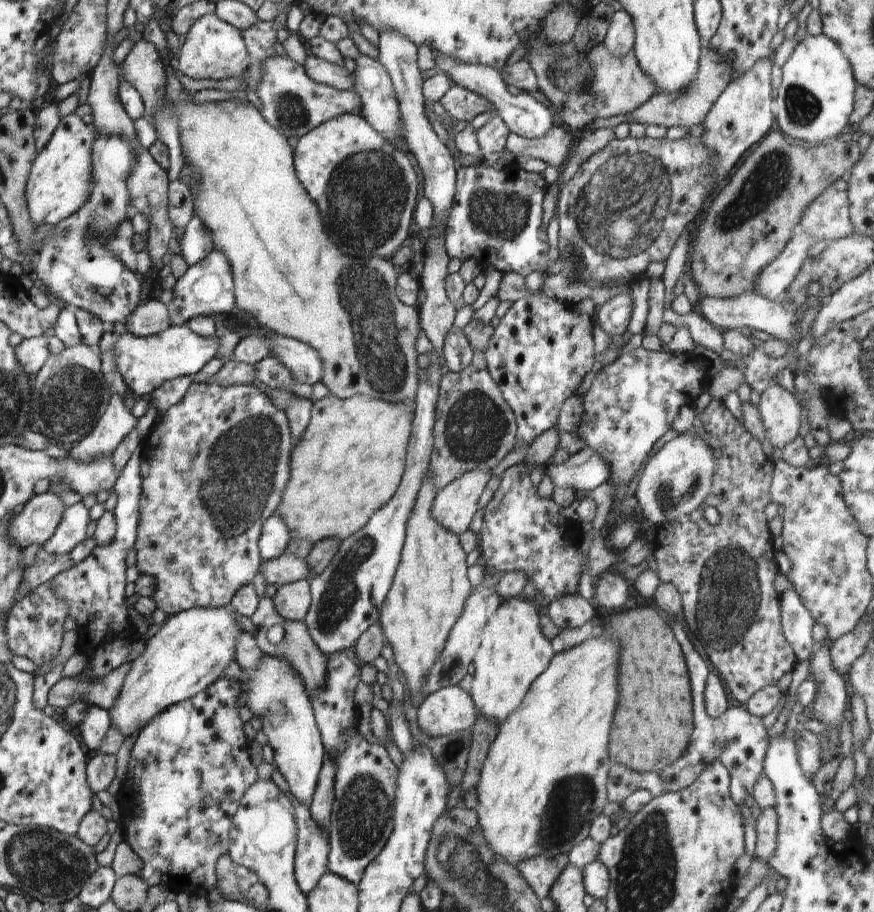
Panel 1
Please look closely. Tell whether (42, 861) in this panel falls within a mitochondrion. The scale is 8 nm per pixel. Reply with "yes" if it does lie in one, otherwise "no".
yes

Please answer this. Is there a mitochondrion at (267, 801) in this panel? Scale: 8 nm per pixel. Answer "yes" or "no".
no

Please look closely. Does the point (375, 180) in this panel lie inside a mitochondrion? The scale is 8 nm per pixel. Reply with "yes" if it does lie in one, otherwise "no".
yes

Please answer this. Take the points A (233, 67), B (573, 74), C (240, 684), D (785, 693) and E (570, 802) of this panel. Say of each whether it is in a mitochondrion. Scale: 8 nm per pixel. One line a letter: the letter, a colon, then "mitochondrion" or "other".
A: other
B: mitochondrion
C: other
D: other
E: mitochondrion

